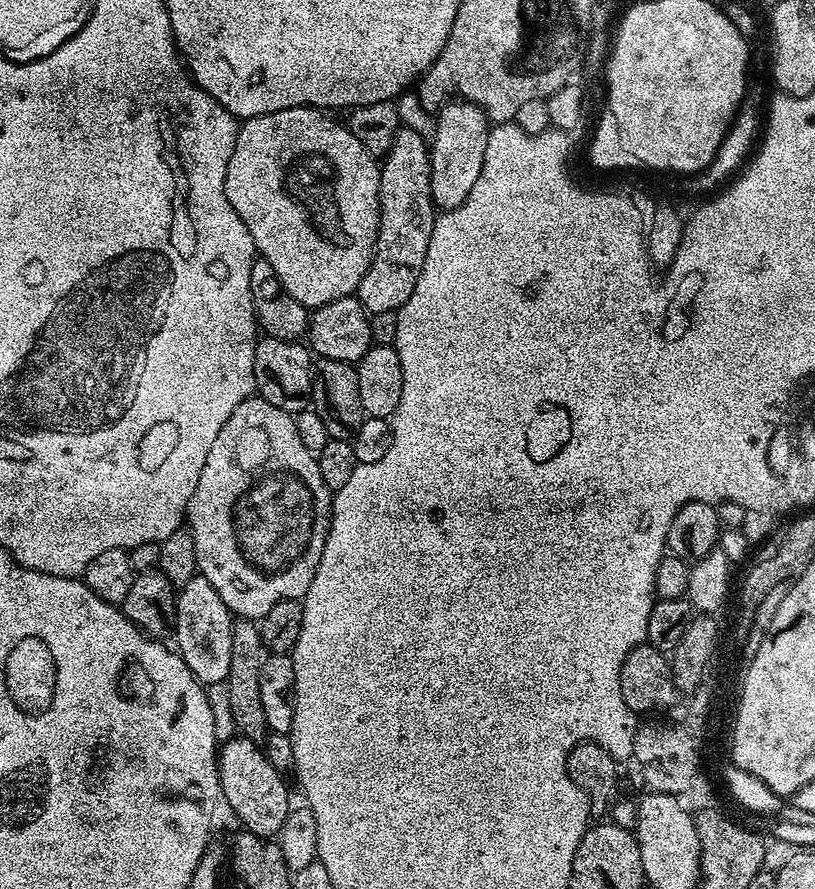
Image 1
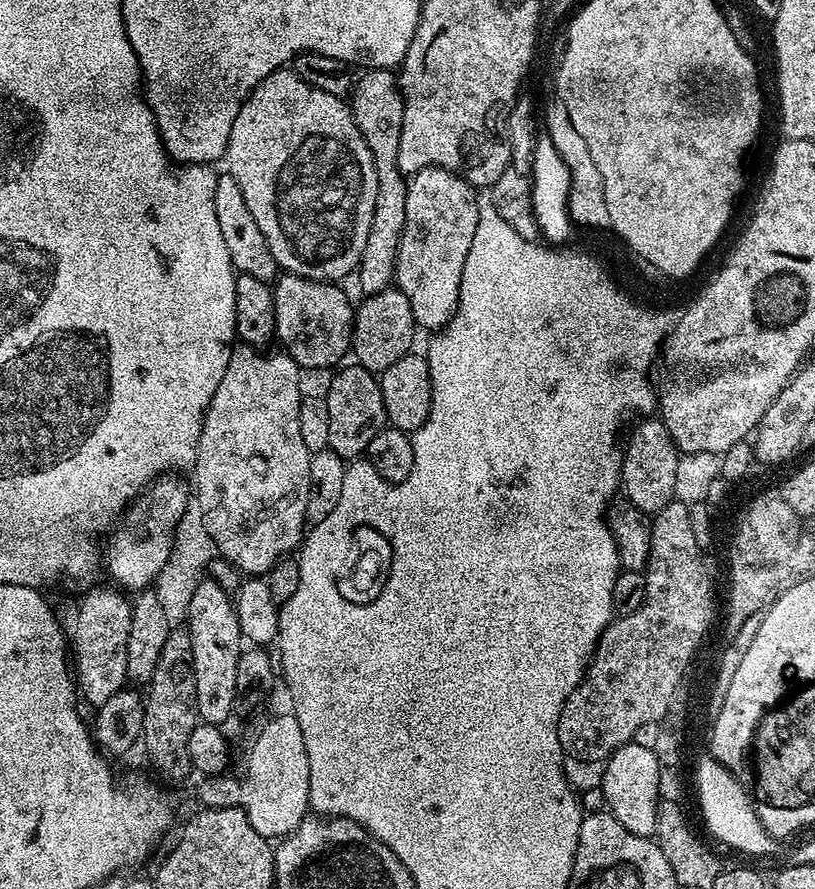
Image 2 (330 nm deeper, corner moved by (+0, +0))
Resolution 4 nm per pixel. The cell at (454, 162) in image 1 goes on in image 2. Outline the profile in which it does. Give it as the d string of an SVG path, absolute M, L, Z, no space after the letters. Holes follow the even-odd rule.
M423 168L411 173L406 190L406 226L398 246L394 284L410 298L410 310L414 310L414 318L421 329L439 330L456 312L466 254L470 254L470 242L474 242L474 230L478 230L479 209L477 189L456 173L445 168Z

